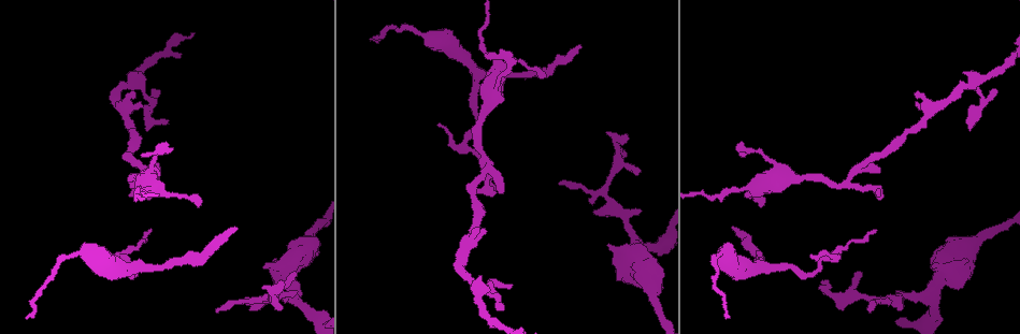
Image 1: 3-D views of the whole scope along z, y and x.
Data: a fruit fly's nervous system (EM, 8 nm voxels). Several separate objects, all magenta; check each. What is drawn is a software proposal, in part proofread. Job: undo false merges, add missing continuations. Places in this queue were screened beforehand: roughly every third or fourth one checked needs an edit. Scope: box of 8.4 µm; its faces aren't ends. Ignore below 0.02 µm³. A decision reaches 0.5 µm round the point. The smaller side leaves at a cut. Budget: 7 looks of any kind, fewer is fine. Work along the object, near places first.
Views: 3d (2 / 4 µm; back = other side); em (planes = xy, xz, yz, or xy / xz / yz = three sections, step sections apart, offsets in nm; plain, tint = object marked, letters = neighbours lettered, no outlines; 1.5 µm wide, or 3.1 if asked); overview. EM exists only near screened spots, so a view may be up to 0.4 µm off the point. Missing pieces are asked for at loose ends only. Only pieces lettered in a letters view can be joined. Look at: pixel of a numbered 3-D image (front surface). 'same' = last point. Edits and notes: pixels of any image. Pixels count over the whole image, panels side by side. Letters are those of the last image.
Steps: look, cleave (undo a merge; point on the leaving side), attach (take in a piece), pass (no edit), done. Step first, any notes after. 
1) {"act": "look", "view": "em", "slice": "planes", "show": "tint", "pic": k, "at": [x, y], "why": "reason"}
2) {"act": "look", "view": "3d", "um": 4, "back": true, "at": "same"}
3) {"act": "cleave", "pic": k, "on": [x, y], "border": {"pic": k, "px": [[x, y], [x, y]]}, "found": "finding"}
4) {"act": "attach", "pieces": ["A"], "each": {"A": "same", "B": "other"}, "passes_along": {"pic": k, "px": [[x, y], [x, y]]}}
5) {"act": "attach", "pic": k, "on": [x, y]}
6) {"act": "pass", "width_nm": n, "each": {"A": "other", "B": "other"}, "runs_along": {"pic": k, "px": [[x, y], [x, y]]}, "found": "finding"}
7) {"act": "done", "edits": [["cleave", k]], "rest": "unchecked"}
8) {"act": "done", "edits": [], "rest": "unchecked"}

{"act": "look", "view": "3d", "um": 4, "pic": 1, "at": [134, 80], "why": "three arms meet"}

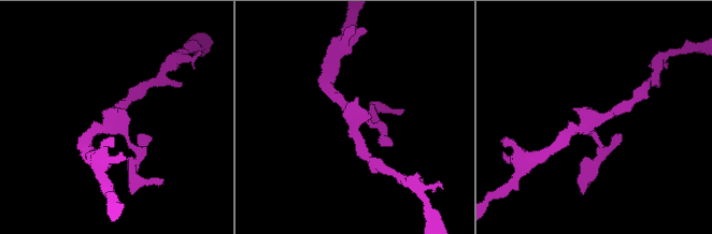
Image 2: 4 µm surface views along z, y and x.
{"act": "look", "view": "em", "slice": "xz", "step": 8, "show": "tint", "pic": 2, "at": [355, 116], "arms": 3, "why": "shape alone is not enough"}

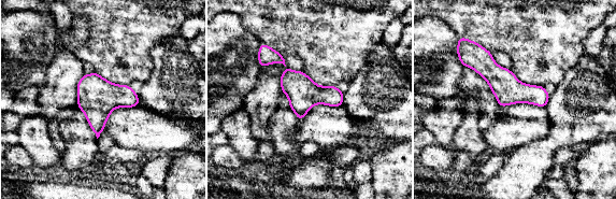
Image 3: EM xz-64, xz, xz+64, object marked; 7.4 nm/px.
{"act": "look", "view": "em", "slice": "planes", "show": "letters", "at": "same"}

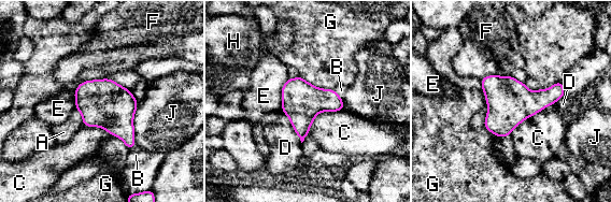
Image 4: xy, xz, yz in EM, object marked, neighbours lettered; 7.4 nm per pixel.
{"act": "pass", "each": {"A": "other", "B": "other", "C": "other", "D": "other", "E": "other", "F": "other", "G": "other", "H": "other", "J": "other"}, "border": {"pic": 4, "px": [[343, 109], [320, 112], [303, 140]]}, "found": "one neuron here"}

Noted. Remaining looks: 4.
{"act": "look", "view": "3d", "um": 2, "pic": 1, "at": [133, 266], "why": "three arms meet"}

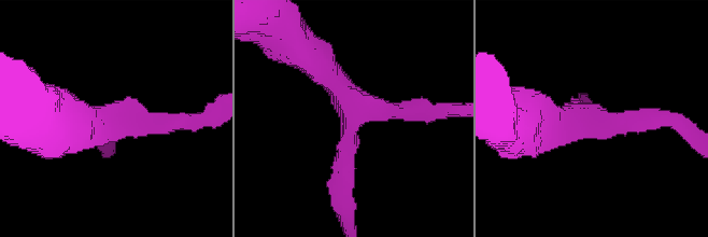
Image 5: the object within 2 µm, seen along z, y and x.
{"act": "look", "view": "em", "slice": "xz", "step": 4, "show": "letters", "pic": 5, "at": [575, 124], "arms": 3, "why": "shape alone is not enough"}

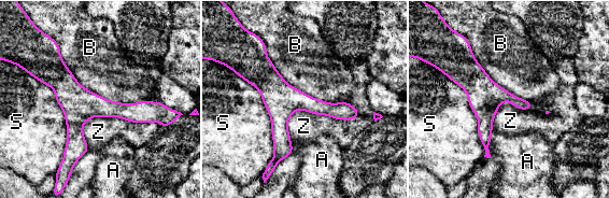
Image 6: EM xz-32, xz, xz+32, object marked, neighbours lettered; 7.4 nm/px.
{"act": "look", "view": "em", "slice": "planes", "show": "letters", "at": "same", "why": "cut it another way"}

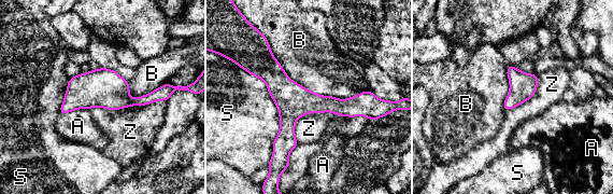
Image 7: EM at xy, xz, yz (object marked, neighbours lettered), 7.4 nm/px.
{"act": "pass", "width_nm": 200, "each": {"A": "other", "B": "other", "S": "other", "Z": "other"}, "border": {"pic": 7, "px": [[256, 27], [294, 81], [367, 91]]}, "found": "one neuron here"}

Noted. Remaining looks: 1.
{"act": "look", "view": "em", "slice": "planes", "show": "letters", "pic": 1, "at": [898, 308], "why": "an open end"}

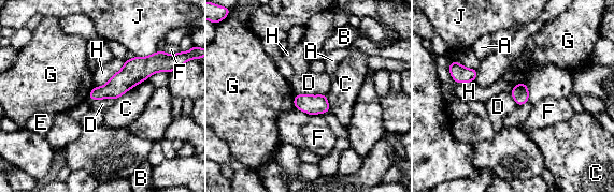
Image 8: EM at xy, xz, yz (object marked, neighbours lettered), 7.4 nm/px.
{"act": "pass", "width_nm": 130, "each": {"A": "other", "B": "other", "C": "other", "D": "other", "E": "other", "F": "other", "G": "other", "H": "other", "J": "other"}, "border": {"pic": 8, "px": [[325, 92], [296, 94]]}, "found": "no lettered piece goes on from it"}

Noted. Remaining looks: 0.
{"act": "done", "edits": [], "rest": "unchecked"}

